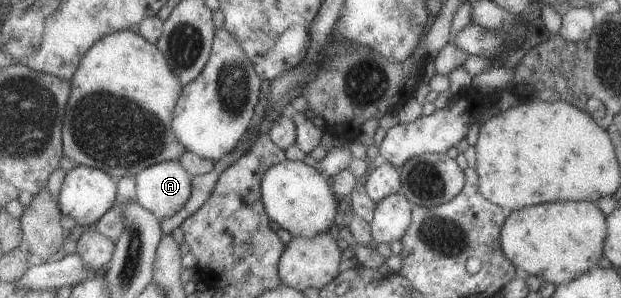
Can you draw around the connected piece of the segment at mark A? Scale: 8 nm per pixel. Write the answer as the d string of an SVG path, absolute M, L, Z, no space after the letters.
M179 160L148 167L137 179L139 202L160 220L177 215L193 195L194 176Z

